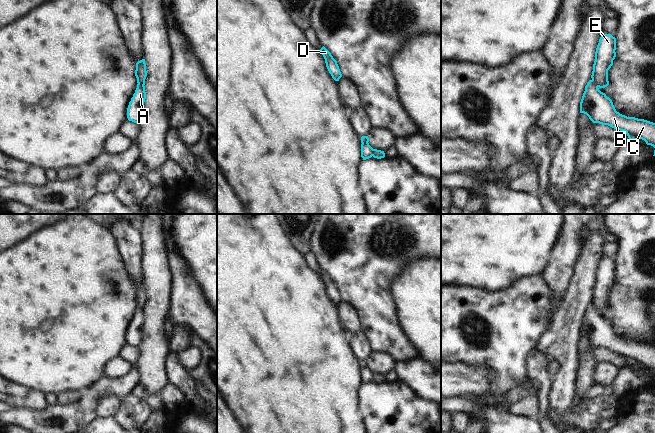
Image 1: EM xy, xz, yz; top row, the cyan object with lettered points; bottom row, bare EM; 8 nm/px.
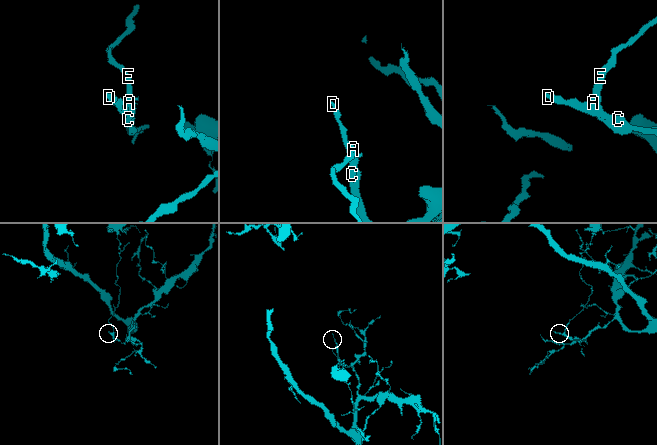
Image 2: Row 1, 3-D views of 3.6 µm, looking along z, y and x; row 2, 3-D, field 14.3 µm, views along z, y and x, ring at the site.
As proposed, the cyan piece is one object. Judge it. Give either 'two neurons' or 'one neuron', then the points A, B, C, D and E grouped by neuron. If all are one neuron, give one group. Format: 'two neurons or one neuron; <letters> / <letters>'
two neurons; A B C D / E

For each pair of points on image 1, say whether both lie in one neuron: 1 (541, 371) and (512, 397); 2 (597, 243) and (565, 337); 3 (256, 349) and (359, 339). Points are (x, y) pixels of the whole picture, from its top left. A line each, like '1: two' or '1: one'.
1: two
2: one
3: two

